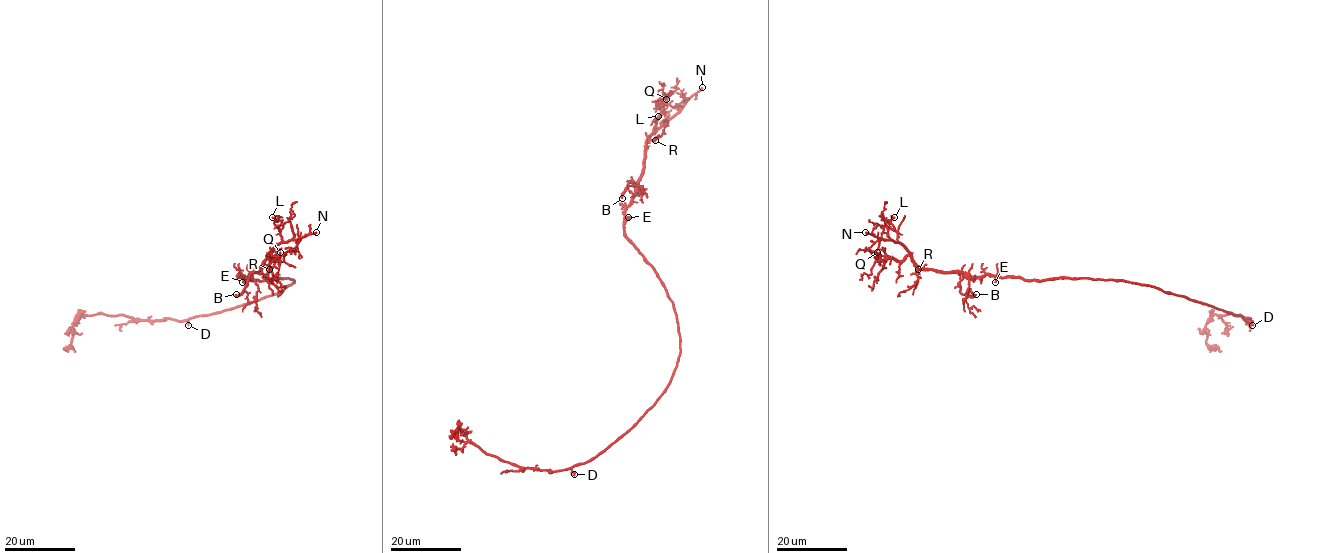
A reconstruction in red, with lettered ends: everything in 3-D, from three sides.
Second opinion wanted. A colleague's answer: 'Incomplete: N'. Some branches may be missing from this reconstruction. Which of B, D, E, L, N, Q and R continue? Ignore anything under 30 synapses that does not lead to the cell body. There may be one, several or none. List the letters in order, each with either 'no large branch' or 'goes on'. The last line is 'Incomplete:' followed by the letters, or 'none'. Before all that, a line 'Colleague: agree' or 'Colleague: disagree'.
Colleague: agree
B: no large branch
D: no large branch
E: no large branch
L: no large branch
N: goes on
Q: no large branch
R: no large branch
Incomplete: N

